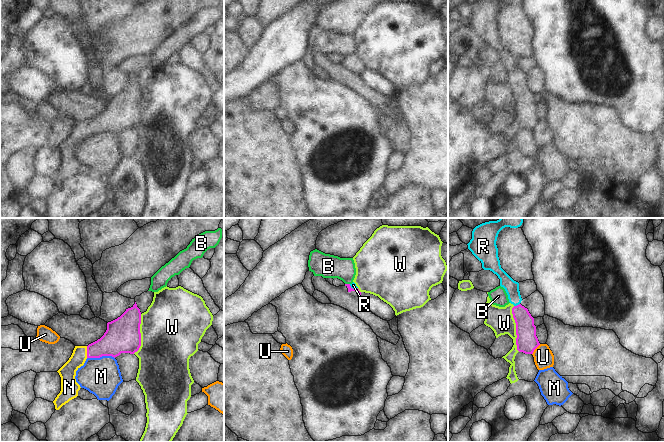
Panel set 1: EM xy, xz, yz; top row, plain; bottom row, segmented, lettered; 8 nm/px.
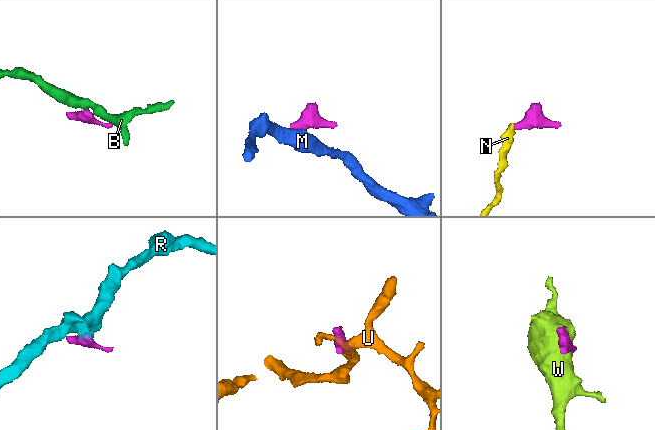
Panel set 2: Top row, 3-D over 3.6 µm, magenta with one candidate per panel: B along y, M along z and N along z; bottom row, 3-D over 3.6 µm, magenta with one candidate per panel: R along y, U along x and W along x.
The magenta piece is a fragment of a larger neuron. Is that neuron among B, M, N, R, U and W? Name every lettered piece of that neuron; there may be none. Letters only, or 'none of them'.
N, R.

